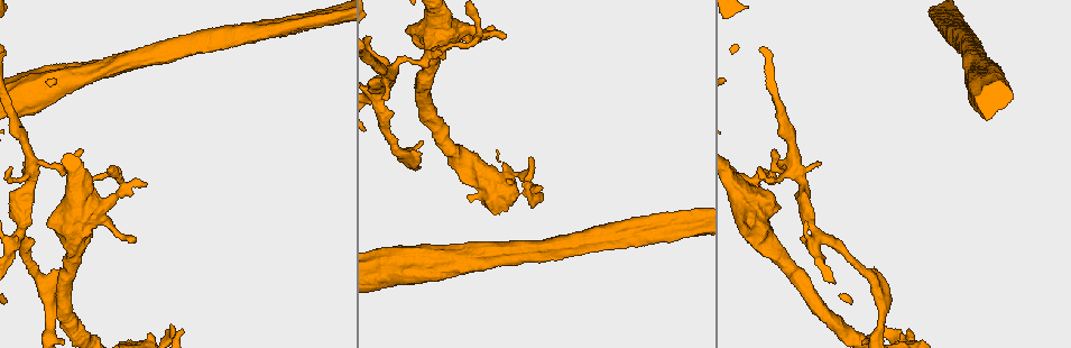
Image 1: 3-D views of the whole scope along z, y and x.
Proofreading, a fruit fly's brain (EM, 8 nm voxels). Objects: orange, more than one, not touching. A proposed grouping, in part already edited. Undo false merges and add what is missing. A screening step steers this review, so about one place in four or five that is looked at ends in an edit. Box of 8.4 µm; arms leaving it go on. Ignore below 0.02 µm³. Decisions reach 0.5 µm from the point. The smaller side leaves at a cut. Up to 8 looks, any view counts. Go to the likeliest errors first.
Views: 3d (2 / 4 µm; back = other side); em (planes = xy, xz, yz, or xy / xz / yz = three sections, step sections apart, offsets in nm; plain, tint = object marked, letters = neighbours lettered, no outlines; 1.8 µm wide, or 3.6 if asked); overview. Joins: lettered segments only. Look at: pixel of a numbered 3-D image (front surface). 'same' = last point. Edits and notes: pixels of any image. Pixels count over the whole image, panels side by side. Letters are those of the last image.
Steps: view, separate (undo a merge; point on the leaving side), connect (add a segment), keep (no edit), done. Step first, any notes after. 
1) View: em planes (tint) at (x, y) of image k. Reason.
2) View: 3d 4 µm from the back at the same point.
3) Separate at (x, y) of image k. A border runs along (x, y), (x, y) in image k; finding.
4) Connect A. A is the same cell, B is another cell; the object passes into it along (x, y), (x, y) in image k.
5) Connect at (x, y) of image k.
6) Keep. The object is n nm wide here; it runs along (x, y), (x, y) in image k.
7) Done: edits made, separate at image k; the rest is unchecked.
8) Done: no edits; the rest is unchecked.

View: em xy step 4 (tint) at (820, 237) of image 1. Four or more arms meet.

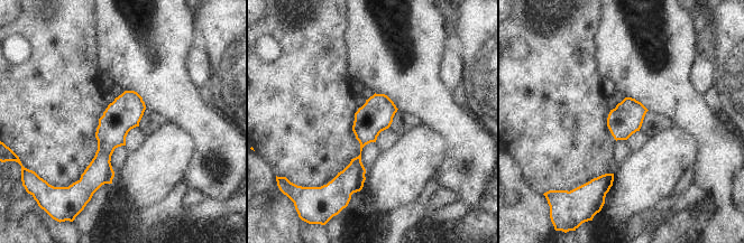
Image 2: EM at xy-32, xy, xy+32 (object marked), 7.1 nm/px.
View: em planes (letters) at the same point.

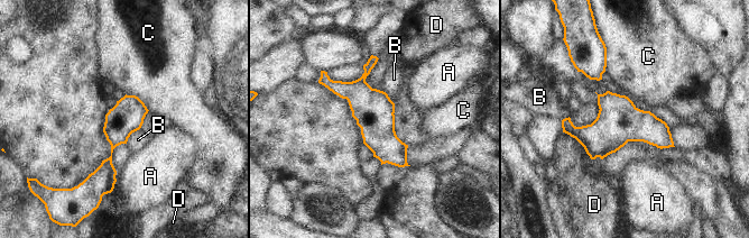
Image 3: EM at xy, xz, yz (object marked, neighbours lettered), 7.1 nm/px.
Keep. The longest contact is with D, 280 nm; A, B, C and D are other cells; a border runs along (139, 128), (130, 135), (126, 143) in image 3; one neuron here.

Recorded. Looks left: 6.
View: em xy step 16 (letters) at (387, 97) of image 1. Thin end.

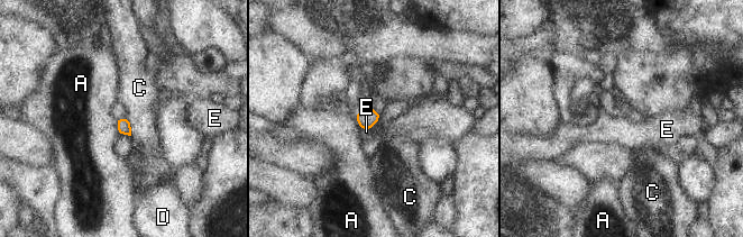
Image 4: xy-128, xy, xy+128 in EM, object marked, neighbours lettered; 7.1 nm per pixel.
View: em planes (letters) at the same point.

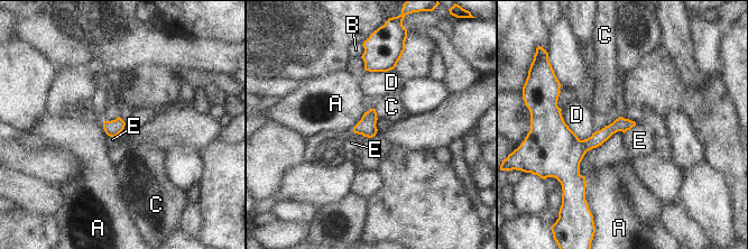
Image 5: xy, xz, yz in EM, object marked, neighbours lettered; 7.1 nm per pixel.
Keep. A, B, C, D and E are other cells; none of them fits.

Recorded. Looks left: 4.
Done: no edits; the rest is unchecked.

